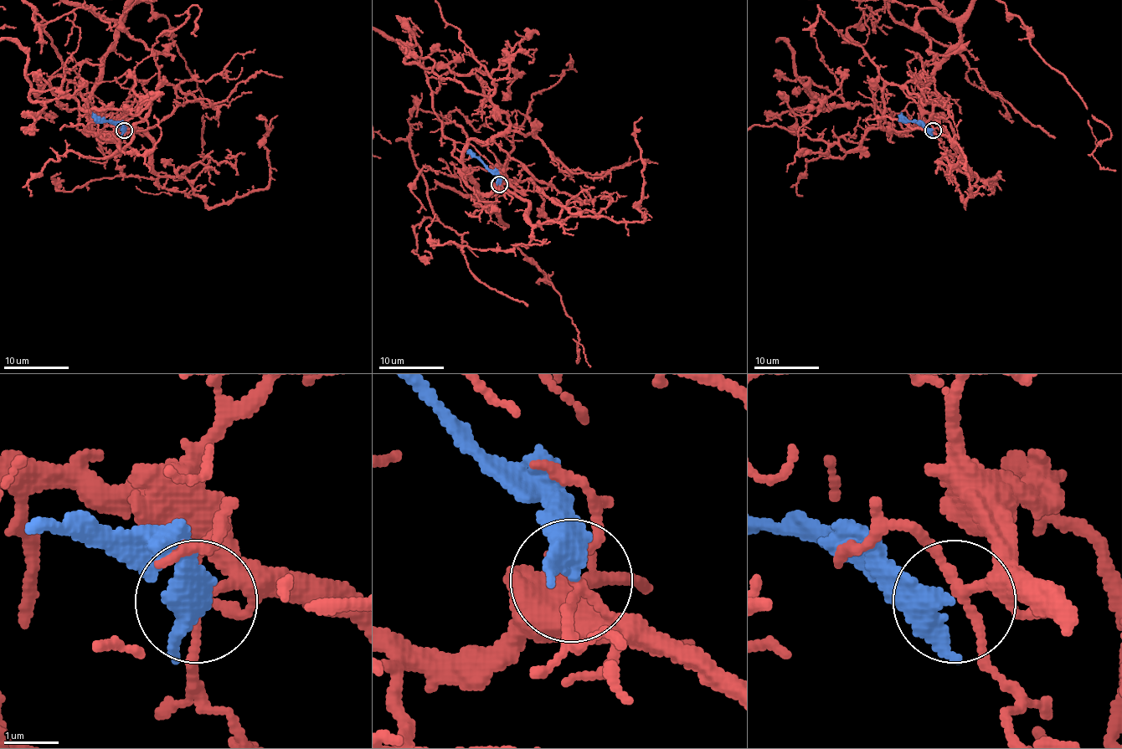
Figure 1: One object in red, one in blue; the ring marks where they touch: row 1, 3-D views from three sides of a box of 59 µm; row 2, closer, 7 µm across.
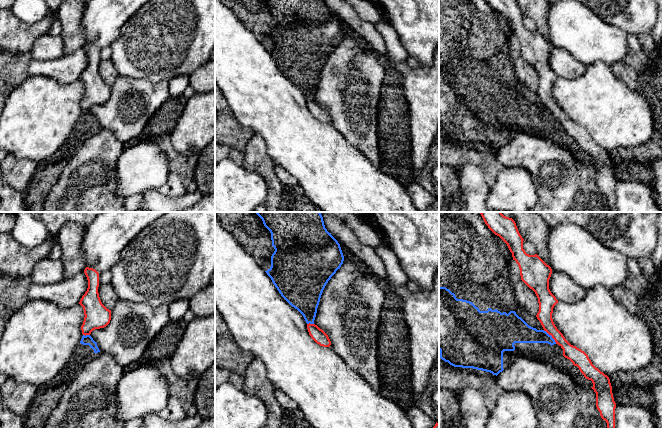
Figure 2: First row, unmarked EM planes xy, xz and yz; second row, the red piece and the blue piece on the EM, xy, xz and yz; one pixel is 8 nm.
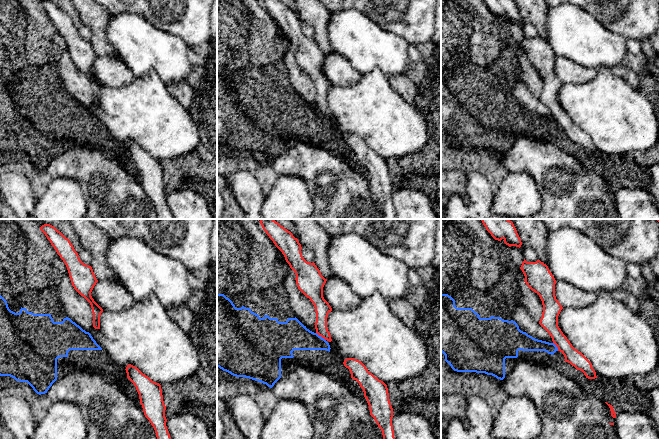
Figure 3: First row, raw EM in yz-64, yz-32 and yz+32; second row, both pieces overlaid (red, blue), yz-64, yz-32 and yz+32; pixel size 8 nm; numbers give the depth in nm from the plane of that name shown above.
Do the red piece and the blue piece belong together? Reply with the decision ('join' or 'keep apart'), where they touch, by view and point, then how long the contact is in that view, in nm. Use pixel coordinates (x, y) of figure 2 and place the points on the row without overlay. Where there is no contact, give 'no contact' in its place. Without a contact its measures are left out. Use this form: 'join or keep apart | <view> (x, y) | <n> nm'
keep apart | yz (551, 111) | 160 nm

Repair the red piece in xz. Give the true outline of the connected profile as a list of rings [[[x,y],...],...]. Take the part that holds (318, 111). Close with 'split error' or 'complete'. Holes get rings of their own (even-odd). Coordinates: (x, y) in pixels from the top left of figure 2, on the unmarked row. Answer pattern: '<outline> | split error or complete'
[[[307,100],[307,105],[311,114],[320,122],[330,123],[331,117],[328,111],[315,100]]] | complete

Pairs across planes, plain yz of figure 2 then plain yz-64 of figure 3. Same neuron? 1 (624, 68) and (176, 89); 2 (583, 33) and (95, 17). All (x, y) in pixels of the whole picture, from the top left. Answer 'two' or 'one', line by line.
1: one
2: two

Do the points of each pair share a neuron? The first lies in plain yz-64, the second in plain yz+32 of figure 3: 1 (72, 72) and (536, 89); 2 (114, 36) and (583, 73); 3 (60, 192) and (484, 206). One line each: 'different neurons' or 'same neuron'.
1: same neuron
2: different neurons
3: different neurons

